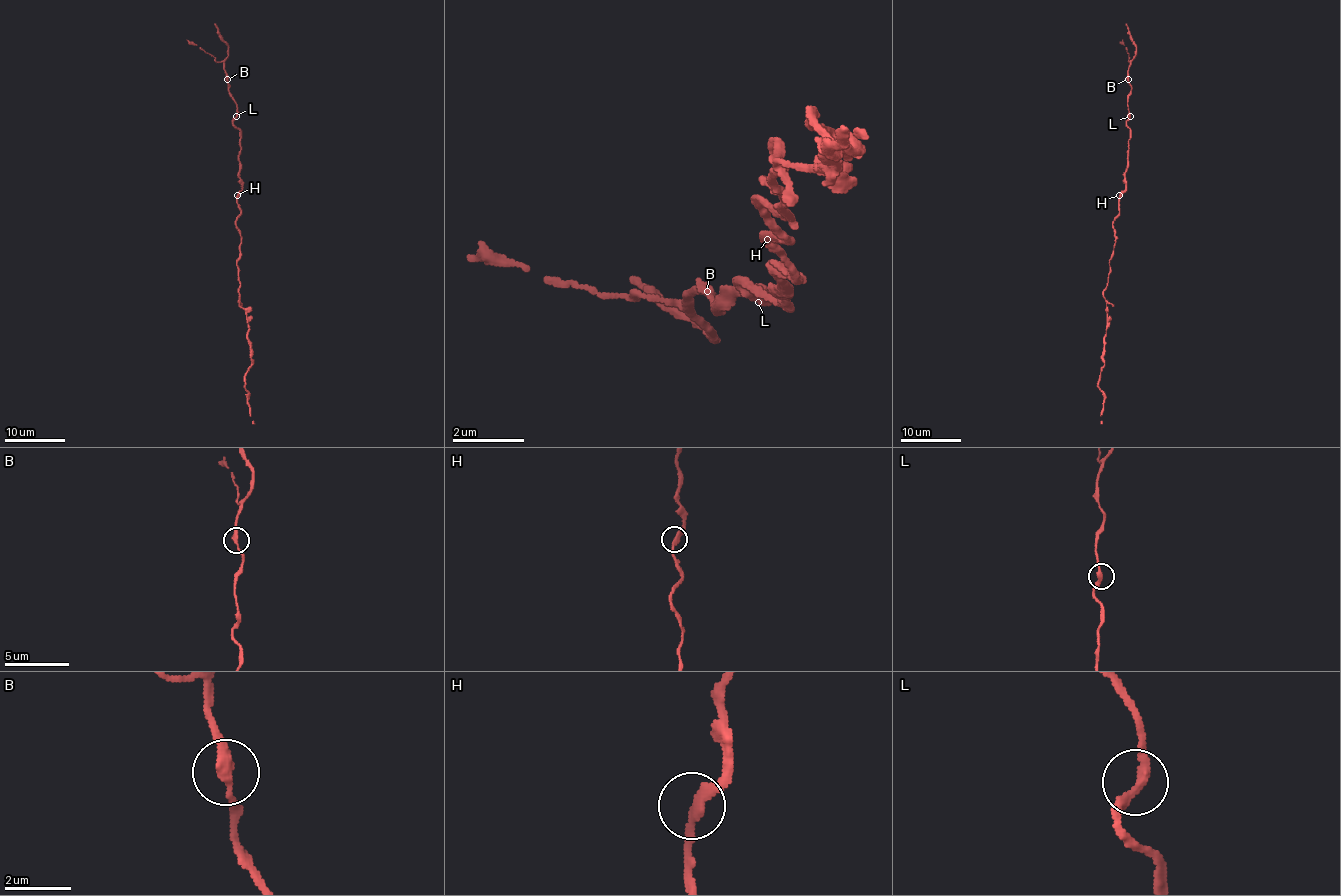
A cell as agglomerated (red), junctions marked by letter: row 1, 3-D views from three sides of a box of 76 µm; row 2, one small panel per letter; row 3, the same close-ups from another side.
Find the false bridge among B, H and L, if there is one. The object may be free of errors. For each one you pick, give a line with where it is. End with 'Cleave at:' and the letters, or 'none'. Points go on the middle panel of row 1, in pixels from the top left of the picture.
Cleave at: none

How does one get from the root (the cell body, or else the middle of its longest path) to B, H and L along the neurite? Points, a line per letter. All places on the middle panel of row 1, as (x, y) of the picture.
B: (767, 212), (785, 302), (740, 284), (767, 293), (722, 311), (704, 293)
H: (767, 212), (785, 230), (785, 239), (767, 239)
L: (767, 212), (785, 230), (767, 248), (794, 275), (776, 275), (785, 302), (740, 284), (758, 302)

